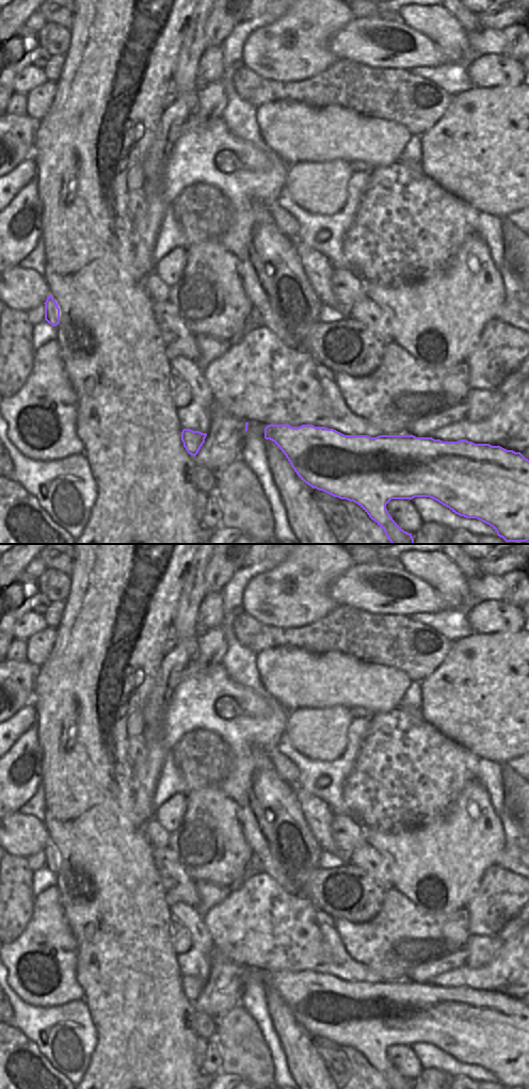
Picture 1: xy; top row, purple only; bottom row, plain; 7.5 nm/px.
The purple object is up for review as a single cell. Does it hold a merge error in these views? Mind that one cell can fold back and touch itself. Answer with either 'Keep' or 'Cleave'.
Keep.

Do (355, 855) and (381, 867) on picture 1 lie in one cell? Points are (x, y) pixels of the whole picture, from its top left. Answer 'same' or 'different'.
same

